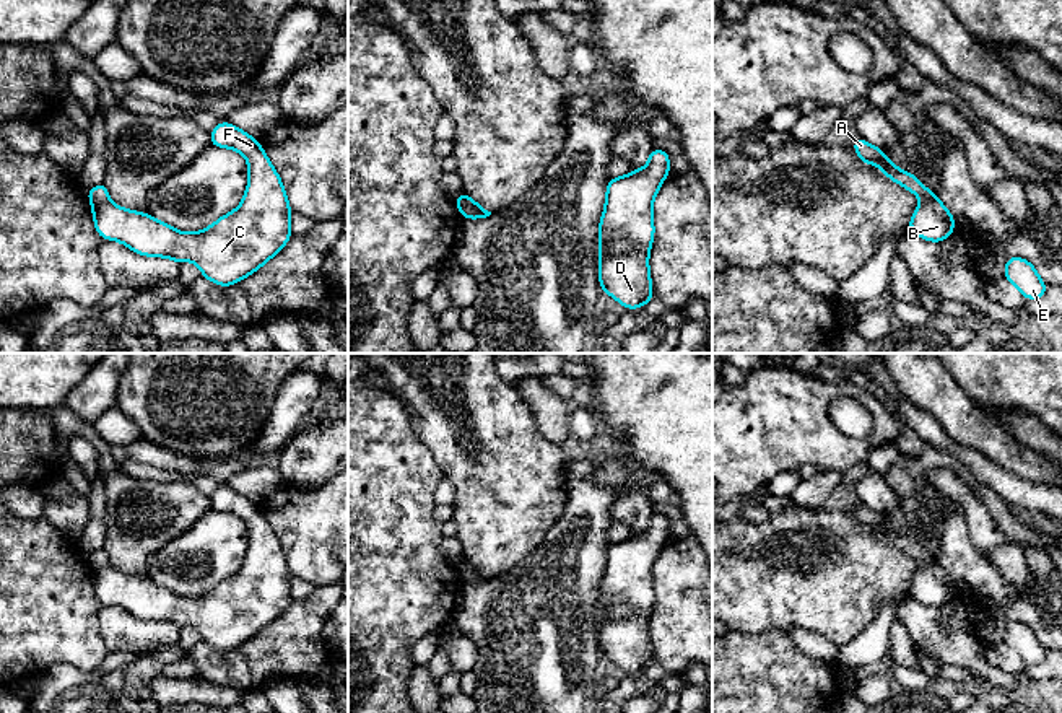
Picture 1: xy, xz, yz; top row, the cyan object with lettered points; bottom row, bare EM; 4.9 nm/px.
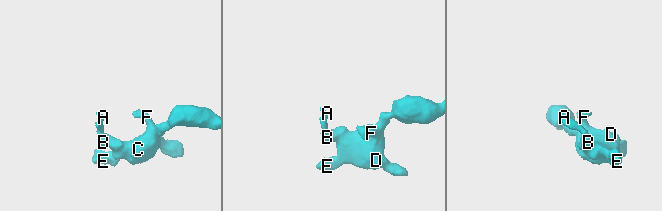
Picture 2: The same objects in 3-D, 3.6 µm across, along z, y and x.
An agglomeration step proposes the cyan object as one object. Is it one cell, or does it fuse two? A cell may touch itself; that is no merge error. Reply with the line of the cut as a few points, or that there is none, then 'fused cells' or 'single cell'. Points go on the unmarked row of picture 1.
xy (108, 564), (93, 568) | fused cells

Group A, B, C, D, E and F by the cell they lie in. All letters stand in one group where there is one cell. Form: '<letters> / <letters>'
A / B C D E F

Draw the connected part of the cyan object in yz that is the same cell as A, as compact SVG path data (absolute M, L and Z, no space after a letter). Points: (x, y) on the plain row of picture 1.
M857 503L851 508L862 527L870 527L880 532L888 544L898 547L906 552L909 557L916 558L921 566L927 566L935 562L914 539L906 537L894 531L888 521L878 513L867 508L864 503Z

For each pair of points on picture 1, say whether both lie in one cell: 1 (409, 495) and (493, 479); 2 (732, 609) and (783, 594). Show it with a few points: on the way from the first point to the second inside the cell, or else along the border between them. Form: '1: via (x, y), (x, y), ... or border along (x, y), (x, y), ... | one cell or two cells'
1: border along (423, 443), (444, 476) | two cells
2: via (745, 596), (770, 594) | one cell

